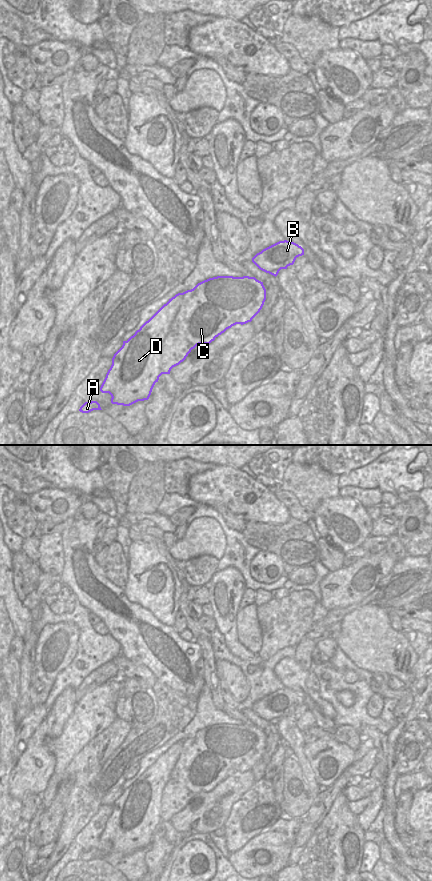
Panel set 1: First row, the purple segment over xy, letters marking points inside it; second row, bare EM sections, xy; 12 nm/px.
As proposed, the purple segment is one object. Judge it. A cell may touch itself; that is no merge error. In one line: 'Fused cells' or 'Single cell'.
Fused cells

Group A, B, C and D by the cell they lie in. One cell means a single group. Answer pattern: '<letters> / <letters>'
A B D / C

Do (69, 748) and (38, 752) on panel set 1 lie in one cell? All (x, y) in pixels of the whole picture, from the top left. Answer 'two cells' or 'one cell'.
two cells

